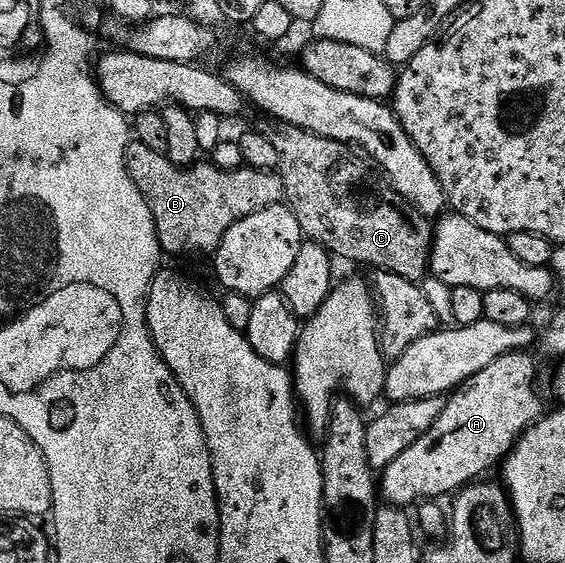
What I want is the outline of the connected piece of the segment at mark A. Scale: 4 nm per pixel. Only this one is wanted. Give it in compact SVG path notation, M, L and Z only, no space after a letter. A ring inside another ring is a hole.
M523 350L505 354L489 366L485 366L481 374L469 378L466 384L450 393L441 418L433 422L433 430L417 438L417 442L413 442L413 446L409 446L409 450L405 450L401 458L397 458L397 462L389 462L389 466L382 469L381 496L382 499L383 496L387 499L384 501L388 505L406 509L407 504L415 506L420 502L435 502L443 498L439 496L449 495L450 497L466 488L468 484L478 481L482 477L479 475L489 471L495 463L496 467L506 460L512 448L515 447L515 443L523 437L523 433L545 412L543 400L539 397L538 390L535 389L536 357L527 355L531 354Z

